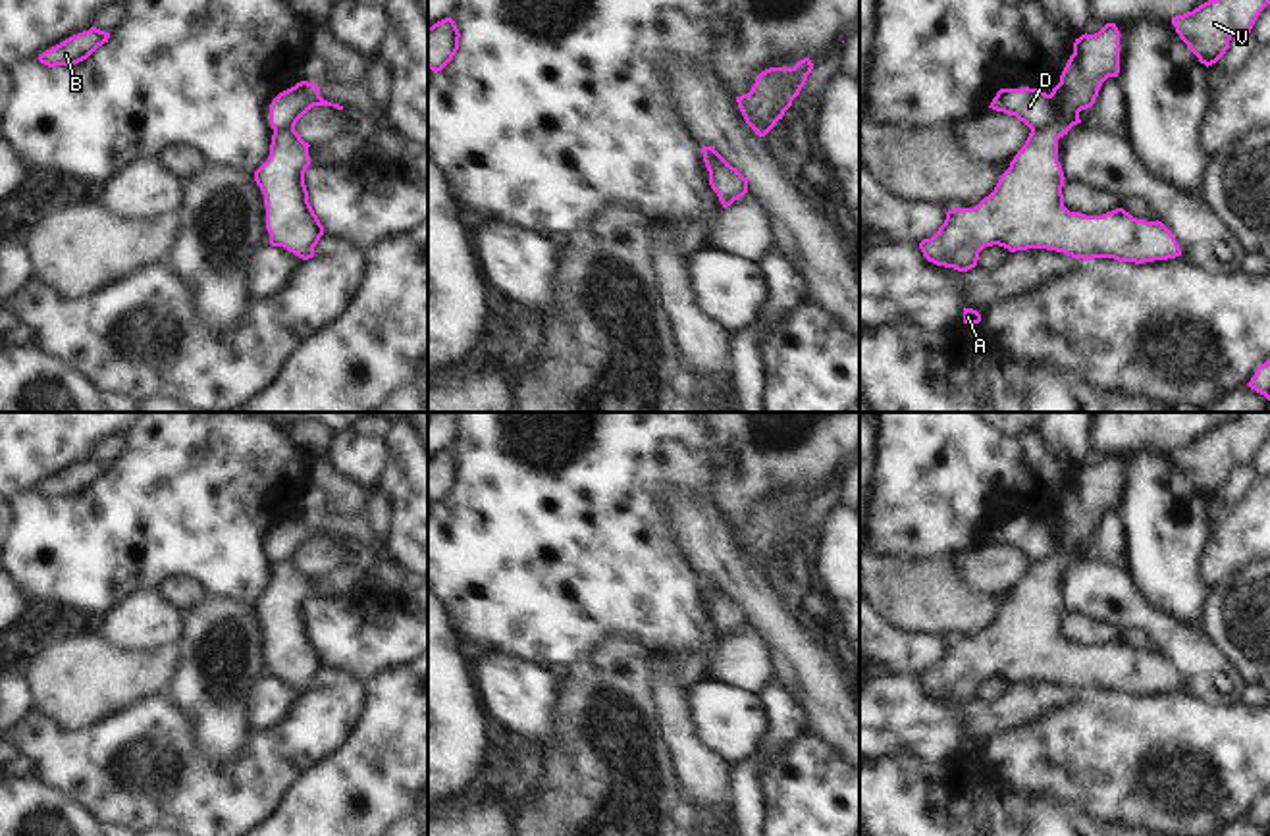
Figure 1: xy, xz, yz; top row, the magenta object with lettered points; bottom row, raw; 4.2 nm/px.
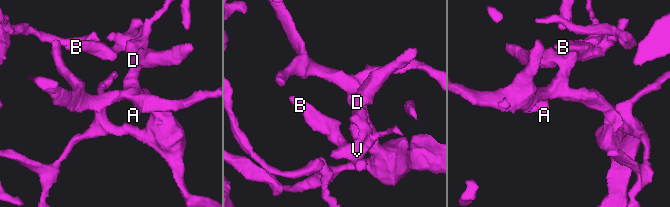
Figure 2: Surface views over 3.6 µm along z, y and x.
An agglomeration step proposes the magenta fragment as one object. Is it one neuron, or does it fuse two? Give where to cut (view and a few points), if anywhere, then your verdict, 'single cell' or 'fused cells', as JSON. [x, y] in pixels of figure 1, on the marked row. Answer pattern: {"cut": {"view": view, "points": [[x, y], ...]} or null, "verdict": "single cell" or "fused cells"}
{"cut": {"view": "yz", "points": [[1051, 95], [1057, 118], [1031, 131]]}, "verdict": "fused cells"}

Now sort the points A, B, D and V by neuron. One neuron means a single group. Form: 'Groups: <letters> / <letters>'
Groups: A B V / D

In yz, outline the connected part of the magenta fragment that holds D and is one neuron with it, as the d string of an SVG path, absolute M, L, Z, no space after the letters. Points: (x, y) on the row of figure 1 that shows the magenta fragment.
M1029 87L1000 89L989 108L1016 116L1031 131L1058 121L1058 112L1052 96Z

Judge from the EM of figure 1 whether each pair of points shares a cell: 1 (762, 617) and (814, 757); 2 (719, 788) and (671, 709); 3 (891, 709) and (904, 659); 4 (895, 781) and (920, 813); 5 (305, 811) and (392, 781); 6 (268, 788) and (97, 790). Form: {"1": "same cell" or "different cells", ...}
{"1": "different cells", "2": "same cell", "3": "different cells", "4": "same cell", "5": "same cell", "6": "same cell"}

